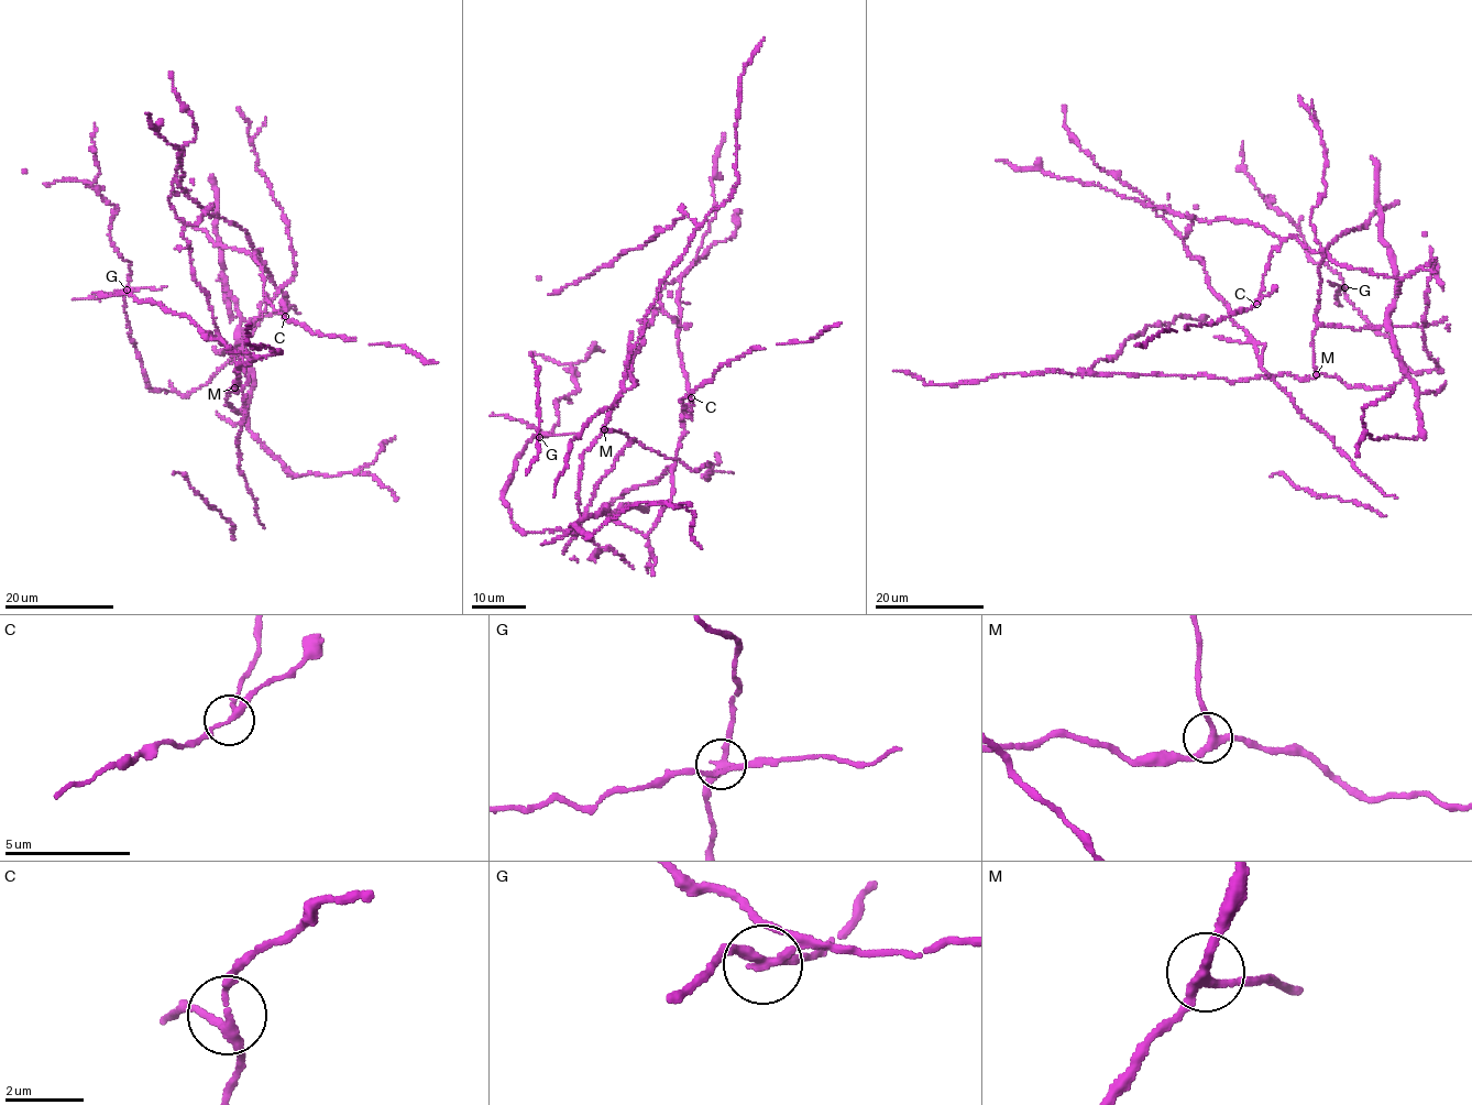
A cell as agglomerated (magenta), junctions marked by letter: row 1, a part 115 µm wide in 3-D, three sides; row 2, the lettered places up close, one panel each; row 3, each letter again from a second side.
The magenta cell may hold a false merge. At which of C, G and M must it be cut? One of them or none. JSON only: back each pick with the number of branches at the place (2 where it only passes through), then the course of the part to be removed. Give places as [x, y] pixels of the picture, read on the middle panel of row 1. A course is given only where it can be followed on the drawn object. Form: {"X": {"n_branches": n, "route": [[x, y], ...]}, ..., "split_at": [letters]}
{"G": {"n_branches": 3, "route": [[540, 436], [544, 434], [524, 422], [490, 415]]}, "split_at": ["G"]}

